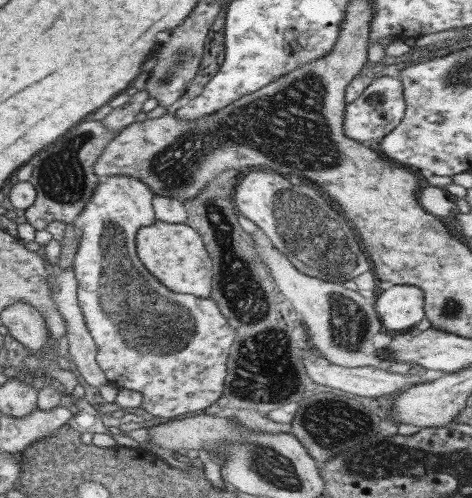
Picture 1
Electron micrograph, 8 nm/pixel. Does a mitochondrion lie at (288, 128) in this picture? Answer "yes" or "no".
yes

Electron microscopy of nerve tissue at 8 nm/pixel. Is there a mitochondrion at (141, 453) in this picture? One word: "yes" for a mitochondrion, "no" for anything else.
no

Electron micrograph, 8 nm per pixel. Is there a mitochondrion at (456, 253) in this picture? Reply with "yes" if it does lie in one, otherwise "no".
no

